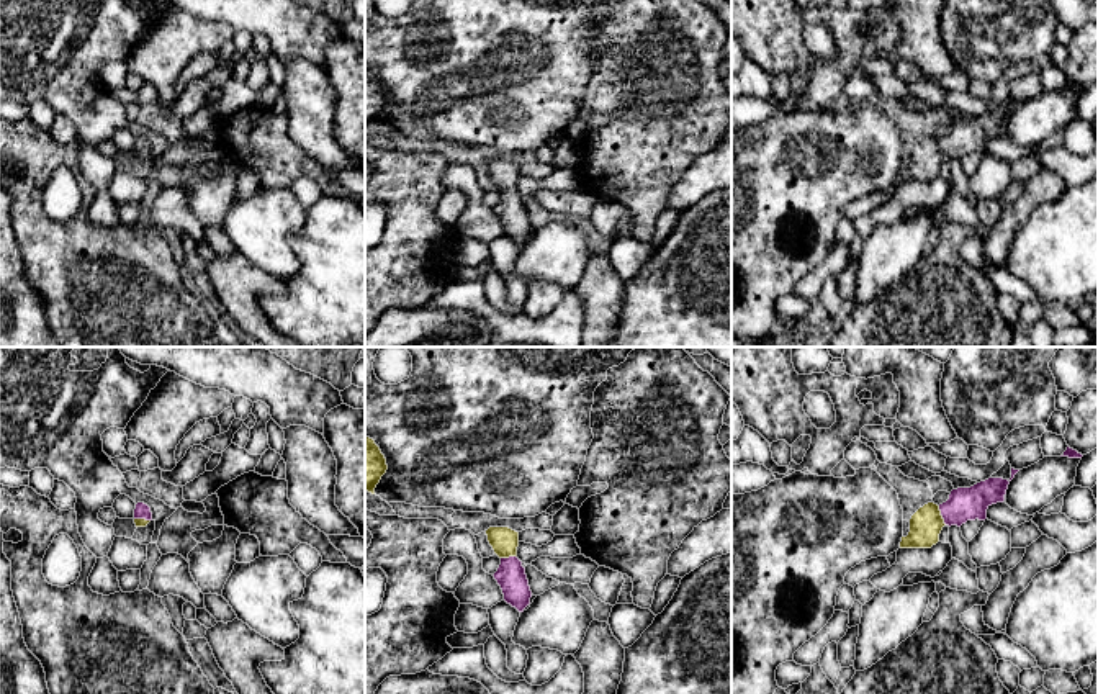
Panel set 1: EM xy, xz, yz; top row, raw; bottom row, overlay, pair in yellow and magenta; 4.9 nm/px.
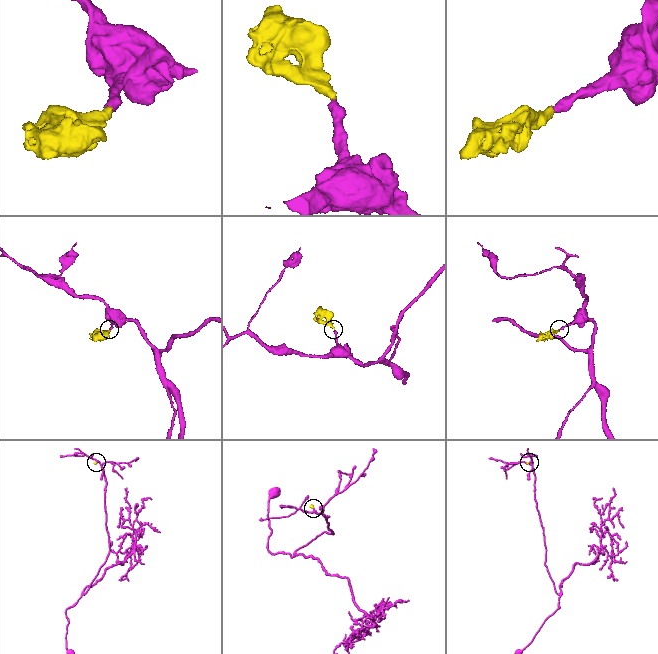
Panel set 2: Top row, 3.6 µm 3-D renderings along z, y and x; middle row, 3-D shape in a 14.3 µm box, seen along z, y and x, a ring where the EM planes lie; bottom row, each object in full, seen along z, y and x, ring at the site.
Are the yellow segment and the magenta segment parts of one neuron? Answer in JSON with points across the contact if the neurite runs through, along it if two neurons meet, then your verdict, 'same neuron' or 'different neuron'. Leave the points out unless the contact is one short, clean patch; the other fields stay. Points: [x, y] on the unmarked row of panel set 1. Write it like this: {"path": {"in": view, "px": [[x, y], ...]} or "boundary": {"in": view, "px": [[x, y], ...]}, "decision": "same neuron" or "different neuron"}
{"path": {"in": "yz", "px": [[925, 159], [933, 151], [941, 149], [964, 138]]}, "decision": "same neuron"}

